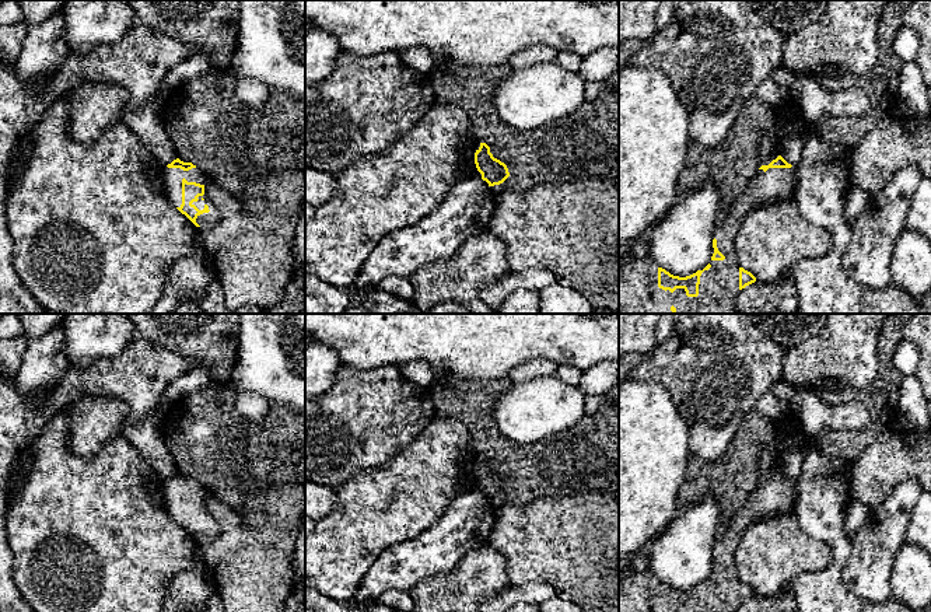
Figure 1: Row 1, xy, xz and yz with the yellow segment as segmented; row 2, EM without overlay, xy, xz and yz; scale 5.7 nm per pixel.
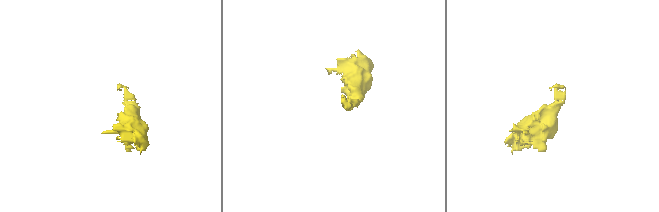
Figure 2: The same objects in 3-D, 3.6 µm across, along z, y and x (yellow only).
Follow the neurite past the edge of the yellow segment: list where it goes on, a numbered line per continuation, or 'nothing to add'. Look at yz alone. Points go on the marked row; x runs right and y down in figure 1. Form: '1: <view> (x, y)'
1: yz (639, 293)

